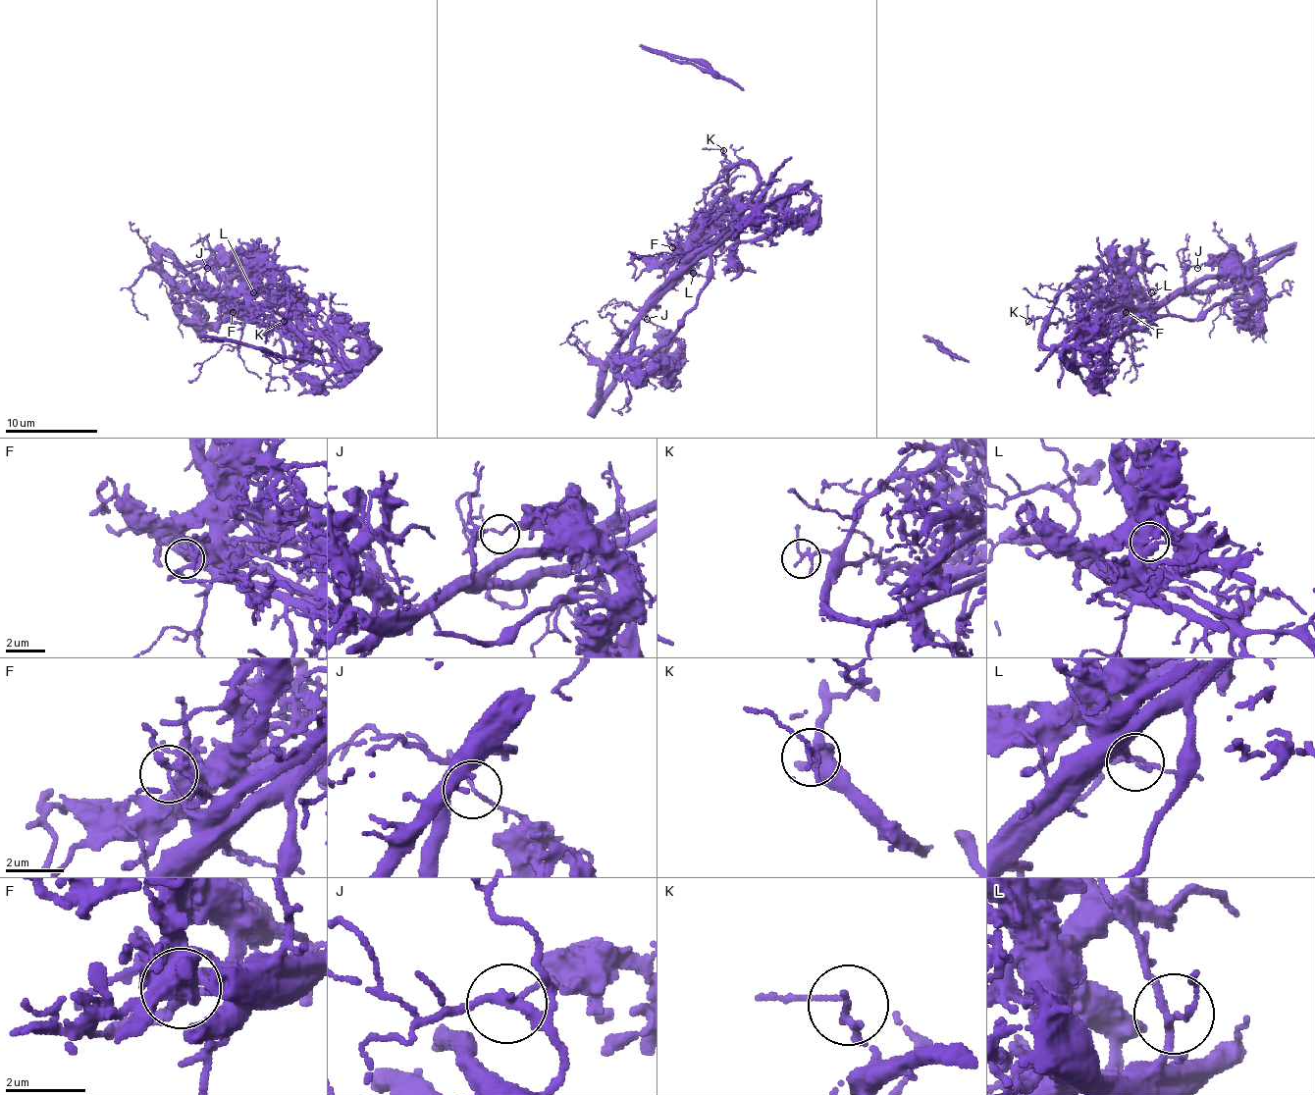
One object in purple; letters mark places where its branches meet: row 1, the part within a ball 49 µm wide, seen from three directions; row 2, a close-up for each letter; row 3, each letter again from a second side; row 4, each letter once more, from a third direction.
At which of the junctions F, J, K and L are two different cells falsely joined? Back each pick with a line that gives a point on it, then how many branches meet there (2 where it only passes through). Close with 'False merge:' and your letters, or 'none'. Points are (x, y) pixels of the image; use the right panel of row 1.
F: (1126, 312) | 1
J: (1197, 268) | 3
False merge: F, J

